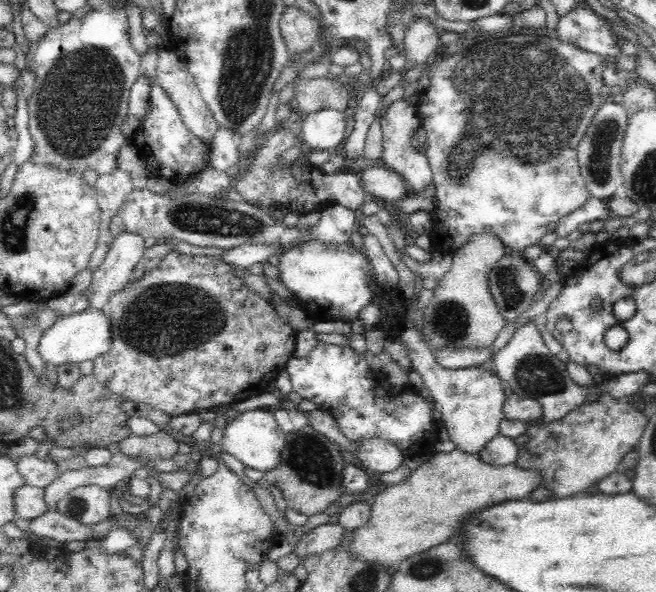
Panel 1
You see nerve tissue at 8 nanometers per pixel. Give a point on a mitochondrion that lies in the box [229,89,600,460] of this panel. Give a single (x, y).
(538, 375)

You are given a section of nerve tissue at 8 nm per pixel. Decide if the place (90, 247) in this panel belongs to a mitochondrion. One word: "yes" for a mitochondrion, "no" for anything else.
no

